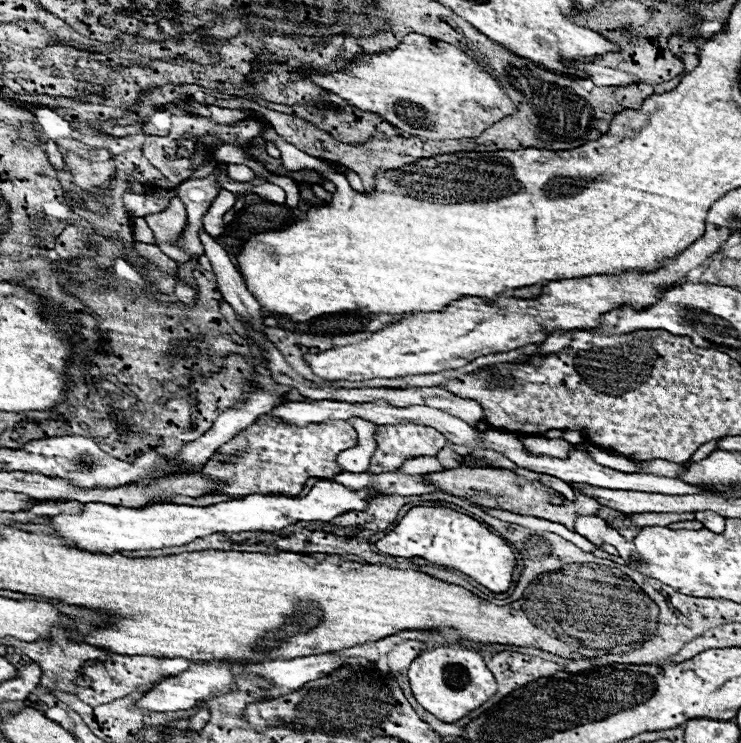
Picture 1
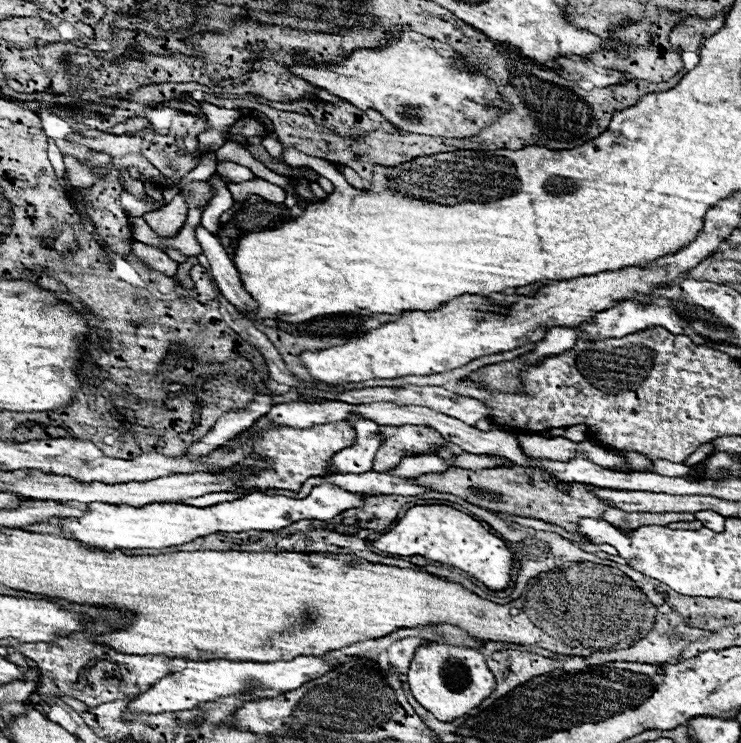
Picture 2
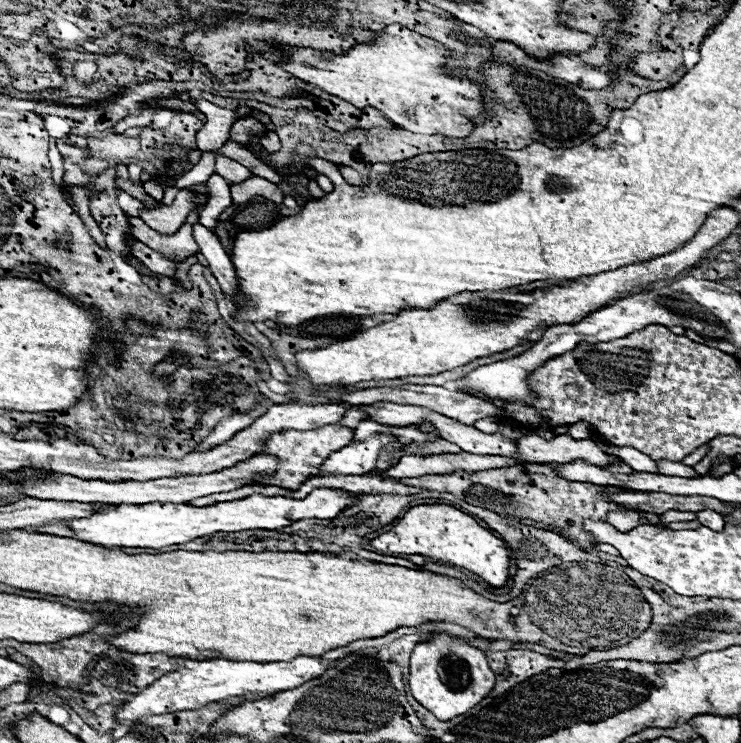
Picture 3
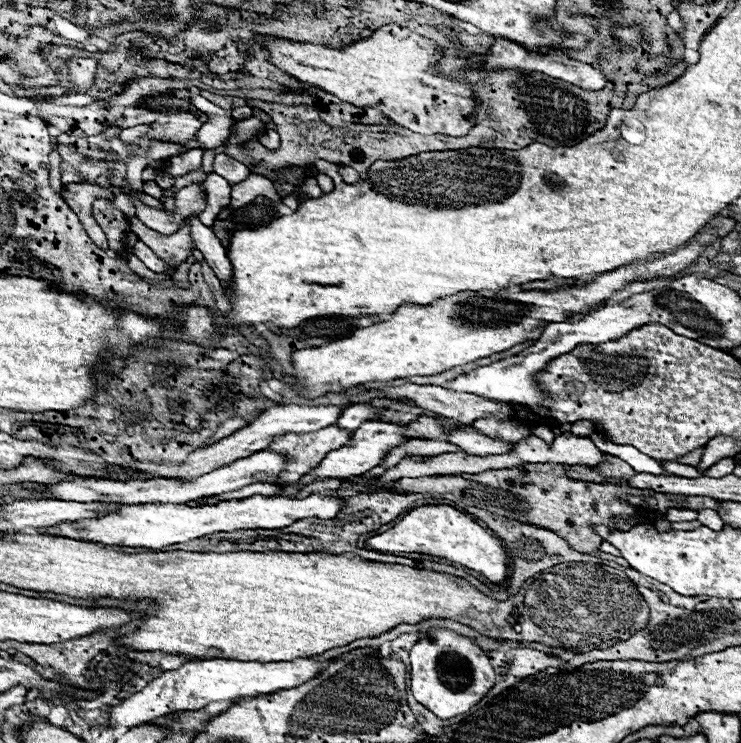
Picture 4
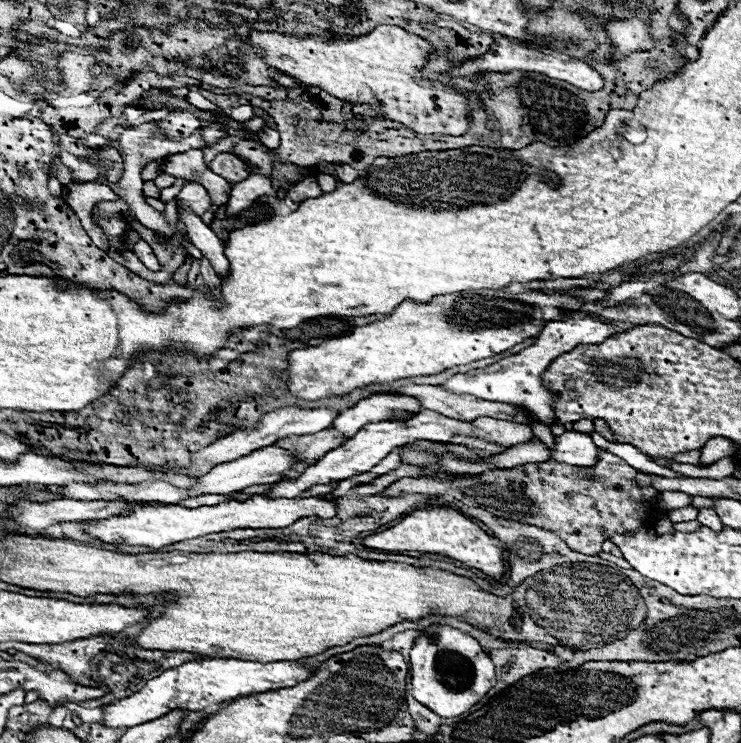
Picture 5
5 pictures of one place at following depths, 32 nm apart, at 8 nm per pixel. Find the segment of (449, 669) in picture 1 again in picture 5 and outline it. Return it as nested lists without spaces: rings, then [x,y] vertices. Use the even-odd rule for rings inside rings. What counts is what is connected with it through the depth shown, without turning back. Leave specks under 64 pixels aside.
[[[430,626],[410,650],[410,676],[414,698],[440,718],[454,718],[478,704],[496,684],[492,660],[480,644],[450,626]]]

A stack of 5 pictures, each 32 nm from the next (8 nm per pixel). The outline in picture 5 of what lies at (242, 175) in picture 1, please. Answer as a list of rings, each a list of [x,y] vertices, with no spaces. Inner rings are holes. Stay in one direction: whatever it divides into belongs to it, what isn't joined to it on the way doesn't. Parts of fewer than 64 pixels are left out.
[[[228,152],[218,154],[218,156],[212,160],[210,168],[212,168],[214,174],[226,178],[230,184],[242,182],[242,180],[248,178],[248,174],[250,174],[250,172],[248,172],[248,166],[246,166],[242,160],[238,160],[236,156],[228,154]]]

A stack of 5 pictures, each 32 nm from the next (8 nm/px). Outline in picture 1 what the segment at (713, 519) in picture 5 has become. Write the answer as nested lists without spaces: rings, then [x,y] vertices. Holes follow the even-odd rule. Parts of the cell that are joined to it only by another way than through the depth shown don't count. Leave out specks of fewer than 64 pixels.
[[[696,510],[694,516],[696,516],[698,522],[704,524],[704,528],[708,528],[708,530],[712,530],[716,534],[724,532],[724,518],[720,514],[716,514],[712,510]]]

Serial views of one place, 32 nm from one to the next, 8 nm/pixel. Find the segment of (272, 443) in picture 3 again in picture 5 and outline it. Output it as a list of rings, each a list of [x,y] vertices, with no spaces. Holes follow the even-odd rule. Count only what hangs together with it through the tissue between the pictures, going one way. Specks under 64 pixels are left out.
[[[324,428],[316,434],[306,434],[306,436],[286,436],[278,438],[274,446],[280,446],[284,450],[290,450],[296,454],[298,462],[292,464],[290,472],[282,476],[282,480],[296,480],[308,466],[312,466],[316,460],[320,460],[328,450],[342,446],[346,442],[344,434],[334,430],[334,428]]]

